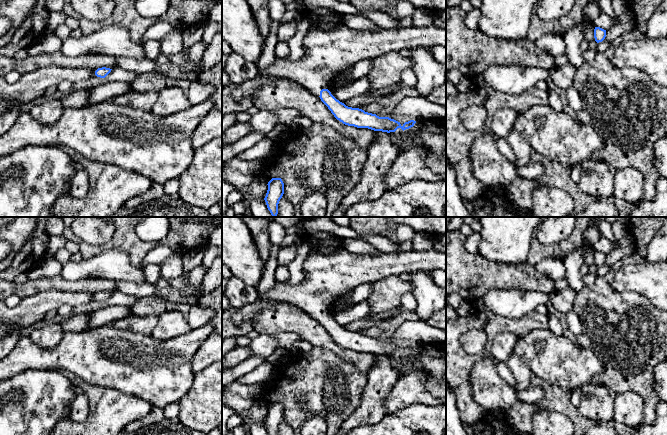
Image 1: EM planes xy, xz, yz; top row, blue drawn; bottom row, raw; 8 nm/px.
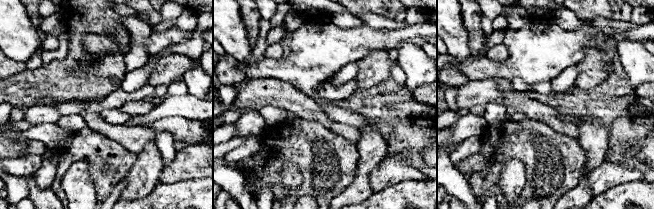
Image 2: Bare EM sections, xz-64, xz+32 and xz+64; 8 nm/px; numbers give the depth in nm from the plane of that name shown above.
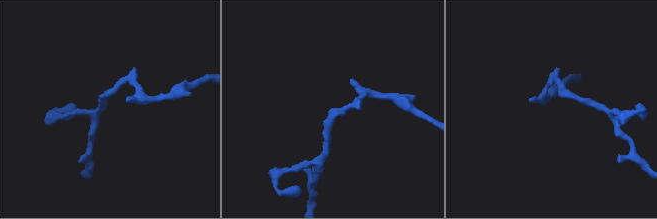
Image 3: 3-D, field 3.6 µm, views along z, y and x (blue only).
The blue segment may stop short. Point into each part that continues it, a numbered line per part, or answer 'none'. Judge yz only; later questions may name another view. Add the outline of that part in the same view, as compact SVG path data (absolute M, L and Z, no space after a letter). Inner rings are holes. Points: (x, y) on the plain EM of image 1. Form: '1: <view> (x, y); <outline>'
none

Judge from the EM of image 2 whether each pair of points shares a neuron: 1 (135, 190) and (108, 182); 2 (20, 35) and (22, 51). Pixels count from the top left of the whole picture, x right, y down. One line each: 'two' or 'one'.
1: two
2: one

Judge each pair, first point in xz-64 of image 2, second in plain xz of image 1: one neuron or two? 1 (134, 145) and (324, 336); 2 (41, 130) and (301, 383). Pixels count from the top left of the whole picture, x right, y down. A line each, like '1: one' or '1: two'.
1: one
2: two

